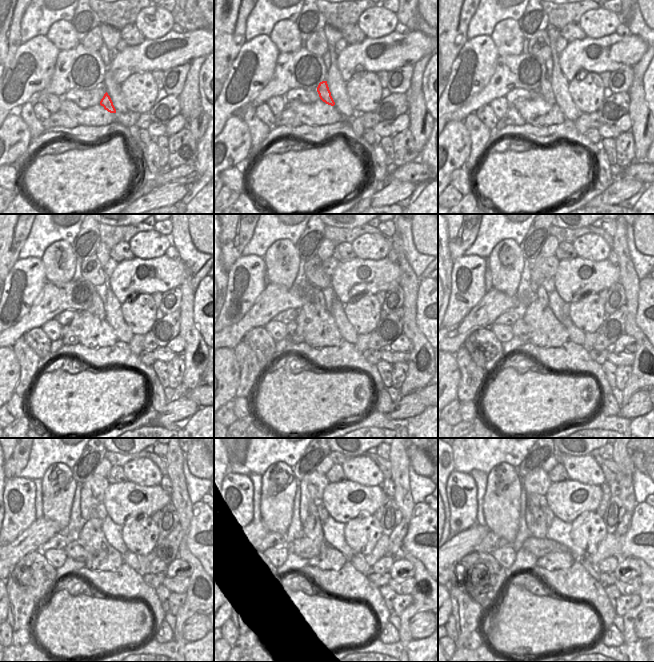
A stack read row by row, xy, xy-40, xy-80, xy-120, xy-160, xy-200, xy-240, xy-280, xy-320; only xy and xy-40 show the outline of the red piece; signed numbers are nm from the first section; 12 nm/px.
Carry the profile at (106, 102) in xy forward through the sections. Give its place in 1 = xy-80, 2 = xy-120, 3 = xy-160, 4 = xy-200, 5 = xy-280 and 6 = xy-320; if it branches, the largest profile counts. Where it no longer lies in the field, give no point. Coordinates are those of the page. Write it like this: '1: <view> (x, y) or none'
1: xy-80 (545, 90)
2: xy-120 (97, 308)
3: xy-160 (317, 297)
4: xy-200 (541, 294)
5: xy-280 (312, 509)
6: xy-320 (534, 500)

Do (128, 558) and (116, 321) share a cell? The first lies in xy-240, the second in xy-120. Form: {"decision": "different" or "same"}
{"decision": "same"}

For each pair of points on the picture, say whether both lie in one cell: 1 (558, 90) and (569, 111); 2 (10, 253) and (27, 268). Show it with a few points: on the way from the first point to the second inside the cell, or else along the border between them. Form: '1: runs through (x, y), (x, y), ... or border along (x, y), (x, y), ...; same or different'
1: runs through (562, 95), (568, 106); same
2: border along (18, 258), (10, 270); different

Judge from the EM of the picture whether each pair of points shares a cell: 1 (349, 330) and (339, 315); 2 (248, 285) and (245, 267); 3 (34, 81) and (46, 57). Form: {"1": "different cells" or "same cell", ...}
{"1": "same cell", "2": "same cell", "3": "same cell"}

